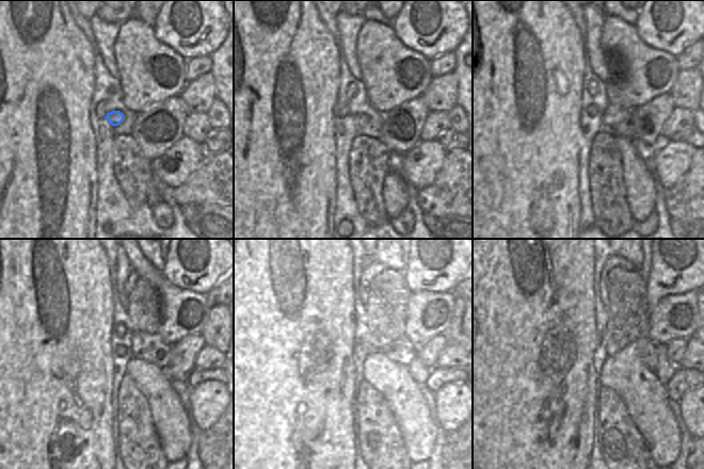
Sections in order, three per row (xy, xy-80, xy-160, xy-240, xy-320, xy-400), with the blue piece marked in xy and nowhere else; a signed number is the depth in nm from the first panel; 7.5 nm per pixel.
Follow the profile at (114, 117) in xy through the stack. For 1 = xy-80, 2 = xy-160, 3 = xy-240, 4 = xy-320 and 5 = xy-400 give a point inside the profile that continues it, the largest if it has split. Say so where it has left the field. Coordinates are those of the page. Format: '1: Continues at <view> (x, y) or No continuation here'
1: Continues at xy-80 (362, 120)
2: Continues at xy-160 (617, 112)
3: Continues at xy-240 (145, 346)
4: Continues at xy-320 (402, 351)
5: Continues at xy-400 (650, 352).

